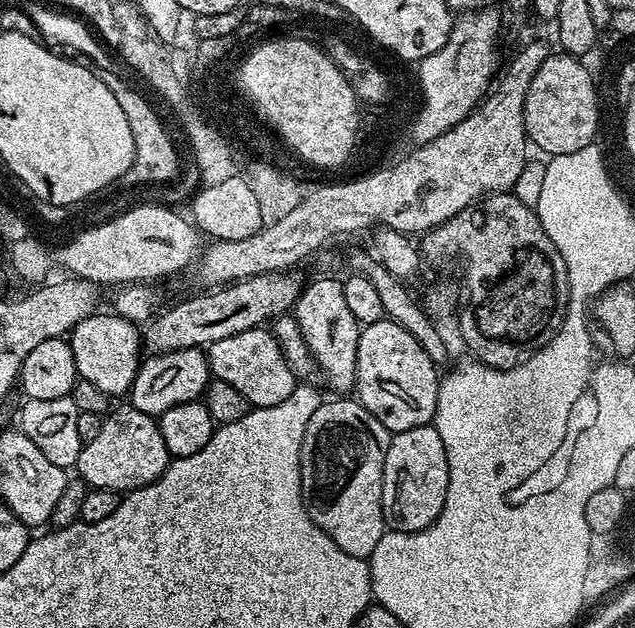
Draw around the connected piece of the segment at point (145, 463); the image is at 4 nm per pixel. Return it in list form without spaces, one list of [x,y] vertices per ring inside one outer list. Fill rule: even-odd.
[[[125,406],[125,408],[113,407],[102,419],[102,430],[98,430],[98,435],[84,442],[78,454],[78,462],[75,471],[79,479],[88,485],[89,489],[105,488],[111,492],[127,494],[133,492],[135,488],[141,488],[147,484],[153,484],[170,463],[170,457],[166,450],[166,442],[162,442],[162,430],[157,417],[150,414],[142,414],[142,410]]]

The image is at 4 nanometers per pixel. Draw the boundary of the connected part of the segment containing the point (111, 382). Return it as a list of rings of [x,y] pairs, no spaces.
[[[115,314],[87,316],[72,328],[70,343],[79,379],[98,386],[109,398],[116,398],[123,392],[125,395],[131,389],[142,363],[142,332],[135,323]]]

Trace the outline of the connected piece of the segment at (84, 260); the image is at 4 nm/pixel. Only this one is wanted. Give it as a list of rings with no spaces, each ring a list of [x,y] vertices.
[[[140,202],[112,219],[94,223],[93,228],[78,233],[69,244],[61,246],[61,266],[68,271],[65,273],[71,274],[77,280],[89,280],[101,286],[156,282],[159,276],[172,276],[175,272],[182,271],[192,259],[193,263],[201,255],[202,236],[195,223],[187,215],[179,216],[174,208],[163,203]]]

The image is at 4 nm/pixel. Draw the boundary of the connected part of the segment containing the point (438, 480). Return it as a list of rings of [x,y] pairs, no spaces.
[[[432,424],[402,430],[388,441],[384,477],[382,478],[382,510],[384,523],[391,531],[422,531],[442,514],[446,502],[446,486],[450,482],[446,446]]]

